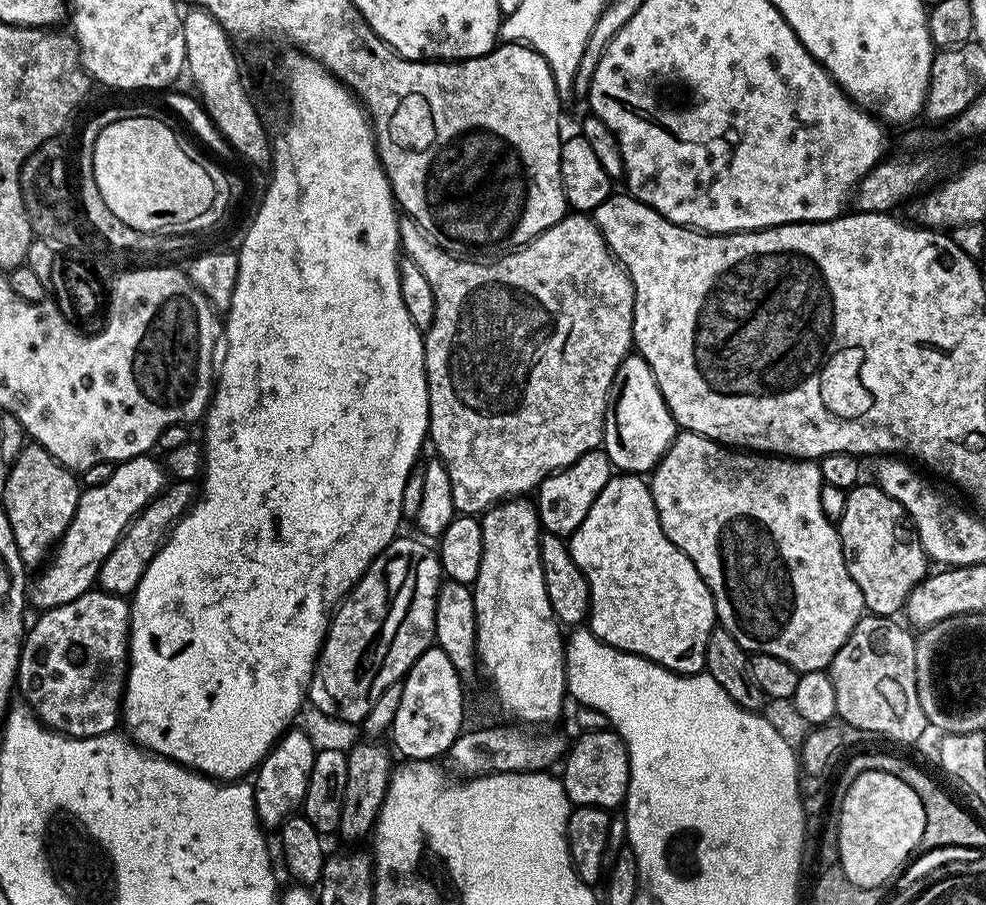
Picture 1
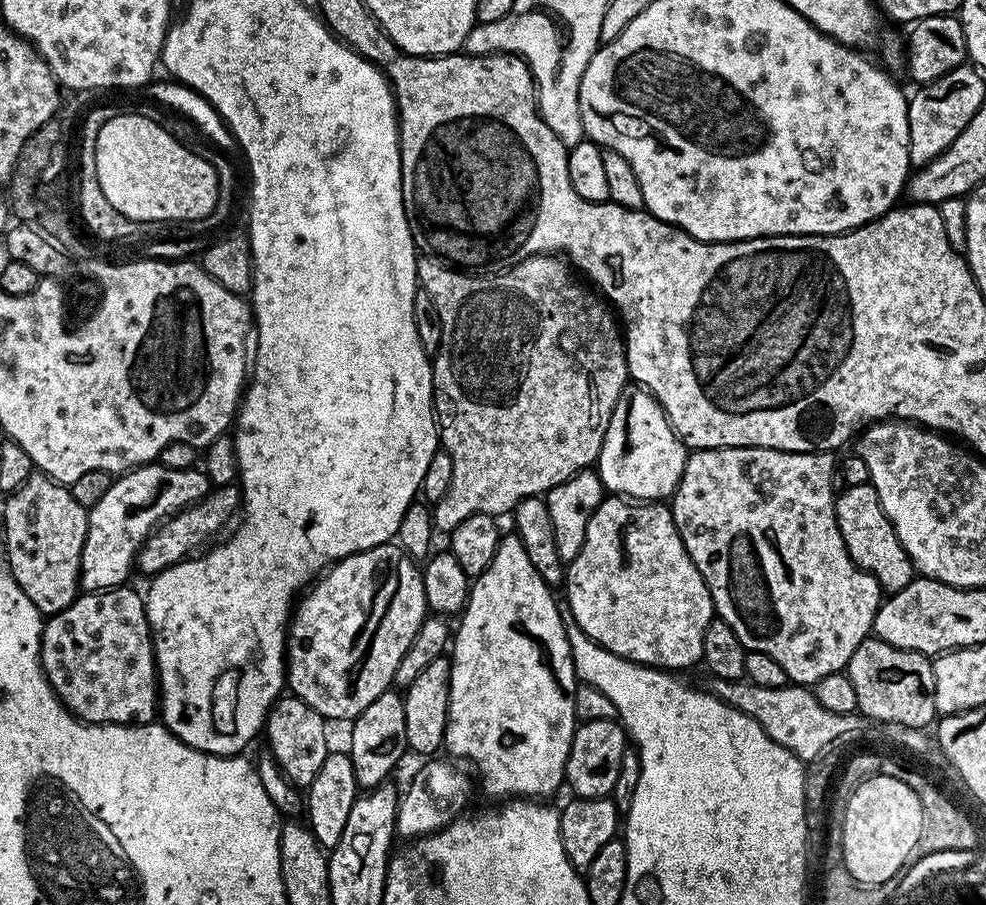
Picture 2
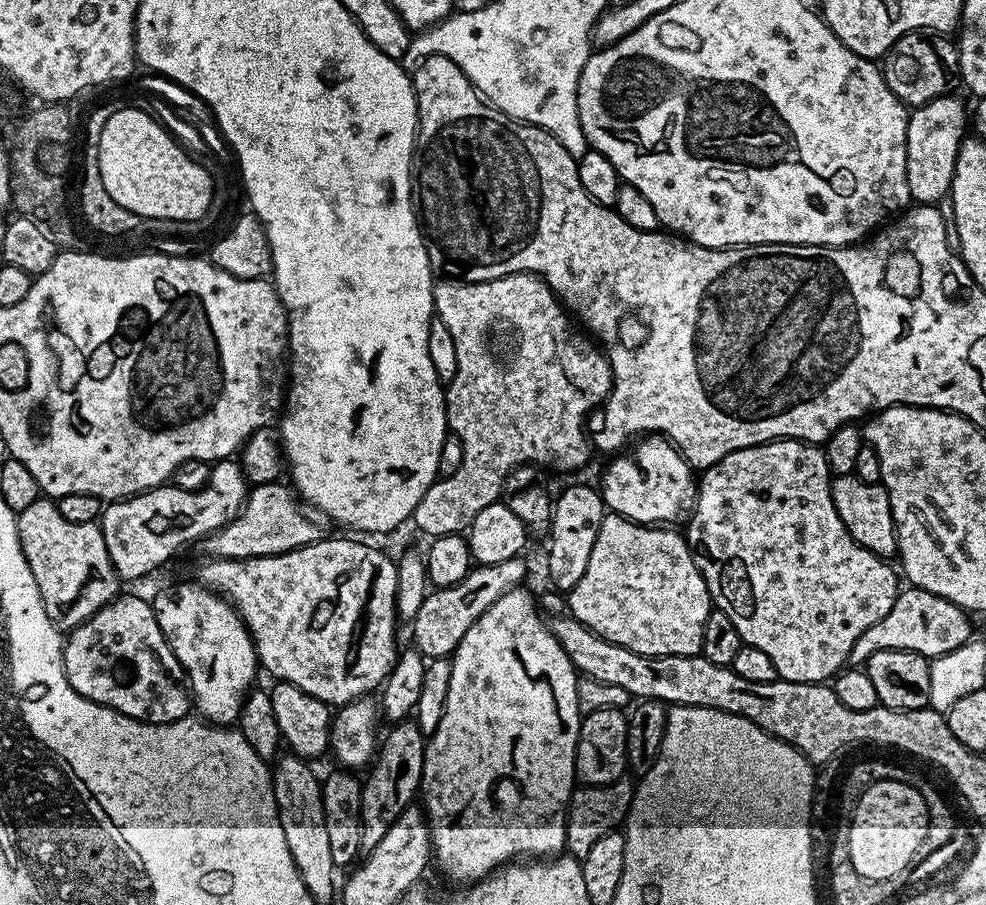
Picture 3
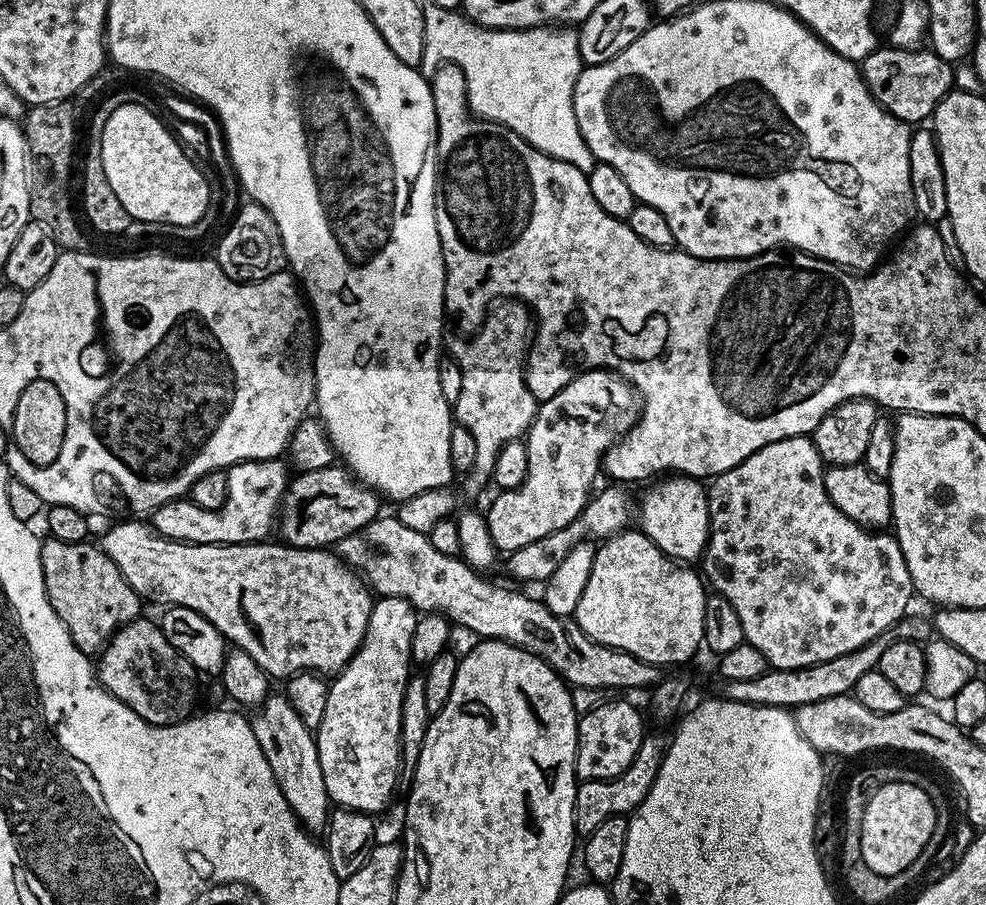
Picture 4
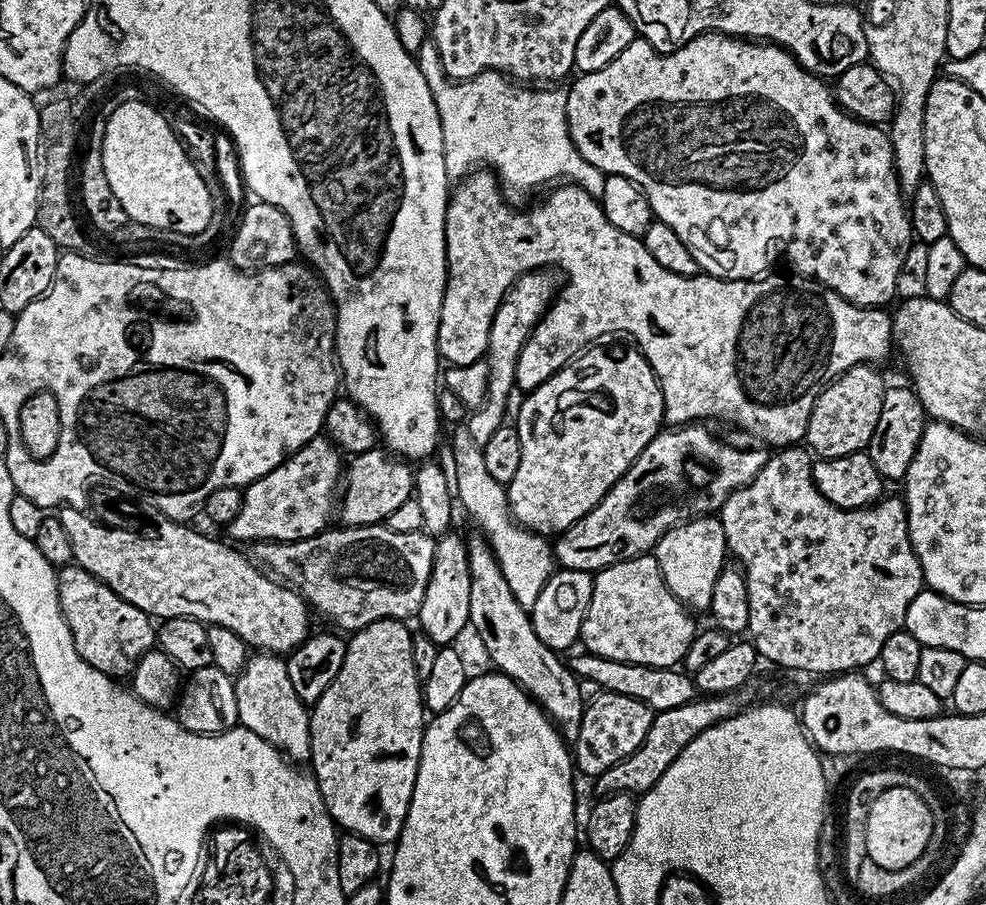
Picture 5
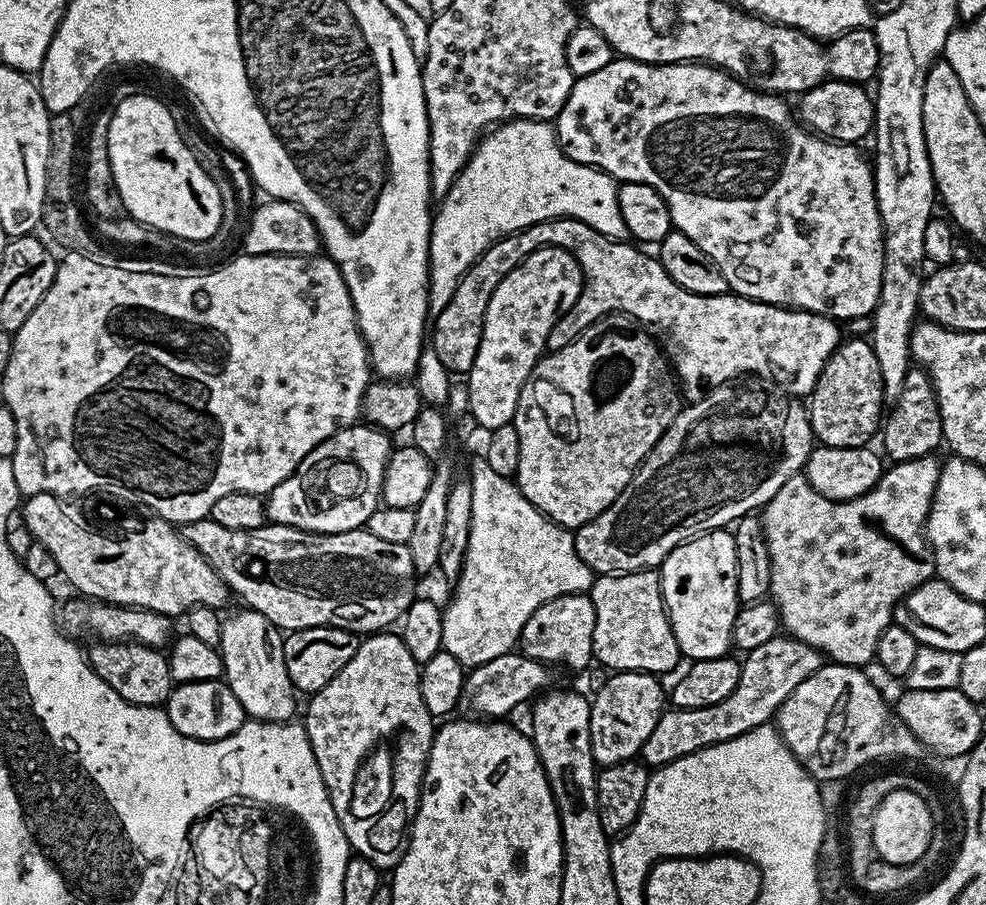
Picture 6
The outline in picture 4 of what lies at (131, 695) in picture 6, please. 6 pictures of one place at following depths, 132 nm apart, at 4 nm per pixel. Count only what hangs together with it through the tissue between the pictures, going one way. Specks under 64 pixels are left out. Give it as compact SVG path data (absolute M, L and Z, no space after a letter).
M48 538L40 545L40 557L50 606L62 618L78 650L99 653L121 624L141 615L140 595L122 578L118 566L114 566L104 549L95 543L75 544Z

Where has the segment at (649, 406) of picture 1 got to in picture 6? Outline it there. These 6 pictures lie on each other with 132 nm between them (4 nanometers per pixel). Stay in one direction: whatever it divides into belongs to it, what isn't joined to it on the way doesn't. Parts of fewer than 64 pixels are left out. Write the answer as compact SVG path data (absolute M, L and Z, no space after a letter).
M701 532L670 550L658 571L664 609L668 611L681 657L693 661L729 655L736 613L742 607L736 585L736 547L732 532Z

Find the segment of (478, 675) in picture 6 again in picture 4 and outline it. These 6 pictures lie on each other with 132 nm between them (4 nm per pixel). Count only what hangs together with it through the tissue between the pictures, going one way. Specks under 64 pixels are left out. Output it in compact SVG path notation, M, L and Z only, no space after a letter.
M887 633L860 647L858 651L844 654L828 662L818 663L813 667L796 669L769 669L761 678L754 678L749 682L723 683L723 697L732 701L741 701L743 704L762 704L768 707L797 708L809 705L810 702L821 701L822 698L845 696L851 693L863 674L873 671L878 665L890 638Z

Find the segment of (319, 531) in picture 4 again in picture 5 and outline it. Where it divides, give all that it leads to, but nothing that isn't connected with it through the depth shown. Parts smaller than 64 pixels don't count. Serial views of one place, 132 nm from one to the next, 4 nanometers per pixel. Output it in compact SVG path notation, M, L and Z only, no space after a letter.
M377 446L368 452L358 452L351 457L352 465L347 465L346 475L342 480L342 495L338 500L338 520L345 528L361 528L371 524L383 524L402 506L402 502L413 499L414 468L407 459L401 458L383 447Z

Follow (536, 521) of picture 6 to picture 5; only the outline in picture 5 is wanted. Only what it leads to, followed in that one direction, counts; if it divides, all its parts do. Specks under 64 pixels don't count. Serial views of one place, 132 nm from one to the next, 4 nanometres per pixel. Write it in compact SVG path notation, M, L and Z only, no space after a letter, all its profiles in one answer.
M456 426L452 432L452 468L450 464L450 476L454 481L454 496L466 511L472 515L475 526L488 539L488 544L492 547L496 556L496 561L500 564L502 574L506 582L510 582L510 590L514 590L514 598L518 603L529 610L538 602L538 594L542 594L542 586L551 578L554 571L554 548L545 537L539 532L532 532L528 528L523 528L512 517L512 512L508 509L508 494L505 485L494 482L494 477L488 473L486 462L482 459L484 446L474 442L470 435L470 430L466 426Z

